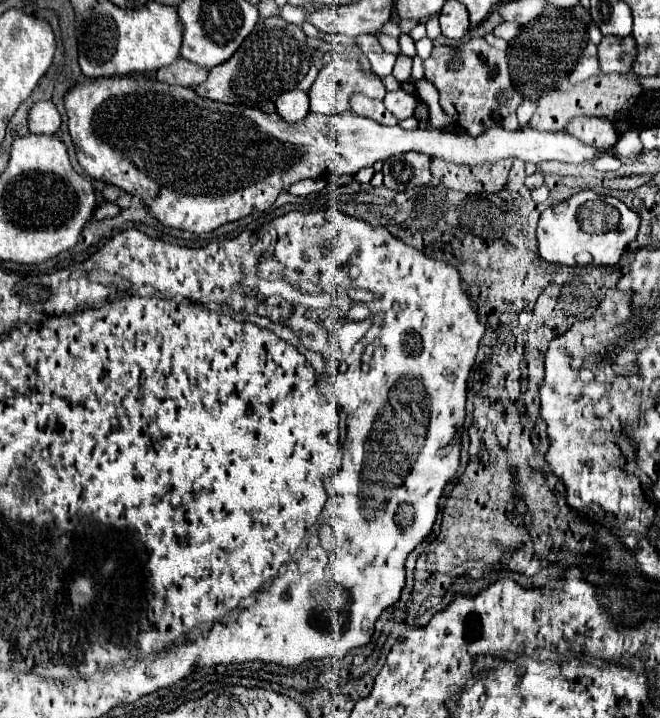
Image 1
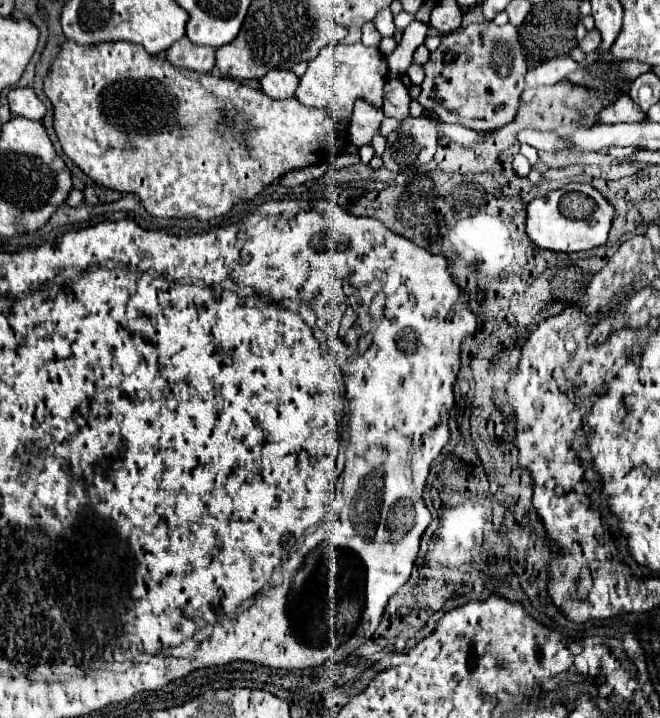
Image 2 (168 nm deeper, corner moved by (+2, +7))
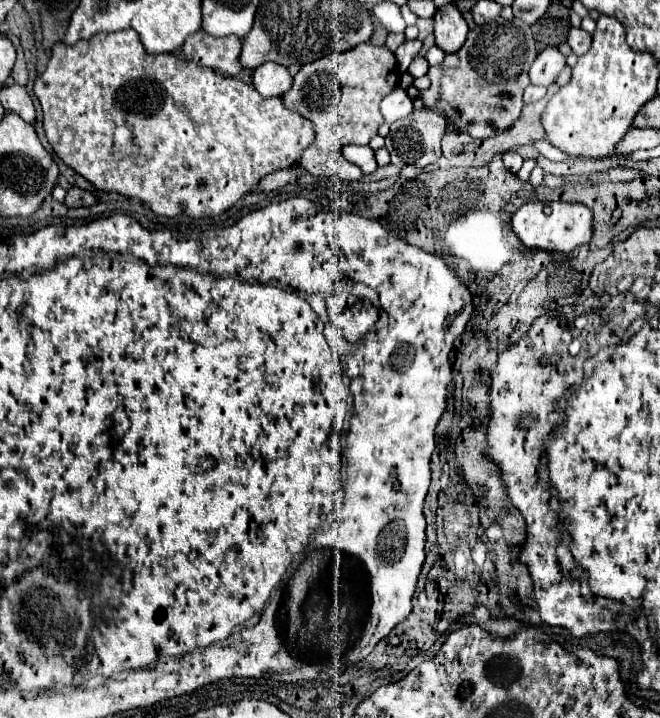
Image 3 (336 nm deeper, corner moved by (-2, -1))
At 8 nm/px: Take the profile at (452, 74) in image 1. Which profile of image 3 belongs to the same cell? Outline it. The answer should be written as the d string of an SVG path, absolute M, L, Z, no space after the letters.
M496 18L496 22L486 22L484 26L472 28L468 32L466 44L458 52L446 54L442 64L430 66L428 78L432 86L420 96L426 108L440 110L442 114L450 118L454 126L468 132L472 138L490 138L510 128L518 120L520 110L522 110L522 90L530 84L528 74L524 72L530 70L534 58L536 58L536 48L534 48L530 26L526 22L520 22L518 18L512 18L512 20Z

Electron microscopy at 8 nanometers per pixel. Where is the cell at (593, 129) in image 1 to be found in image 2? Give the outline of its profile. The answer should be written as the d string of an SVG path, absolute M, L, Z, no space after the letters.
M622 94L612 102L612 106L606 106L600 112L600 124L616 124L616 122L640 122L644 120L644 114L640 108L630 100L630 96Z

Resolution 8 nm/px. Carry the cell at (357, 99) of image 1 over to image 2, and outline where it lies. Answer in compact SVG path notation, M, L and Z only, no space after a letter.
M356 100L354 114L352 114L352 126L350 126L350 142L358 148L370 144L382 120L384 120L382 108L374 108L370 102Z

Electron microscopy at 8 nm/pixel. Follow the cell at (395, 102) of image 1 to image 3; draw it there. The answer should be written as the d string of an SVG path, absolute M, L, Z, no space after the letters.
M394 88L382 102L380 112L388 124L412 114L412 98L402 88Z

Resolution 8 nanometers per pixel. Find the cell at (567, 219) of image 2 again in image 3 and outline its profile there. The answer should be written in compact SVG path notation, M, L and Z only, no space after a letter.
M526 202L512 214L512 230L528 248L570 252L592 238L592 212L576 202Z

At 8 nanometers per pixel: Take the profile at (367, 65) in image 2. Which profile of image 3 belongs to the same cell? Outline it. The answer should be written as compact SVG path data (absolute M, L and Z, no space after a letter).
M360 44L348 52L334 52L320 60L304 64L298 70L298 74L294 74L294 84L288 90L288 94L280 96L288 110L308 118L314 126L314 142L312 146L308 146L308 150L304 150L298 166L302 166L306 172L314 176L340 176L344 180L358 180L362 176L362 170L344 158L342 148L346 144L368 144L372 136L378 134L378 128L384 122L378 104L386 94L390 94L396 88L398 74L400 72L398 72L396 56L386 46L378 48L372 44Z

